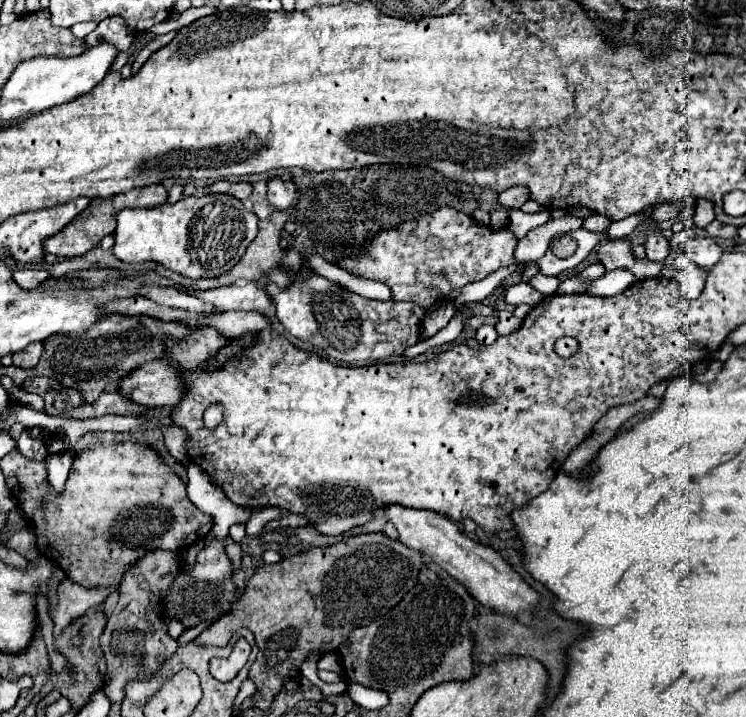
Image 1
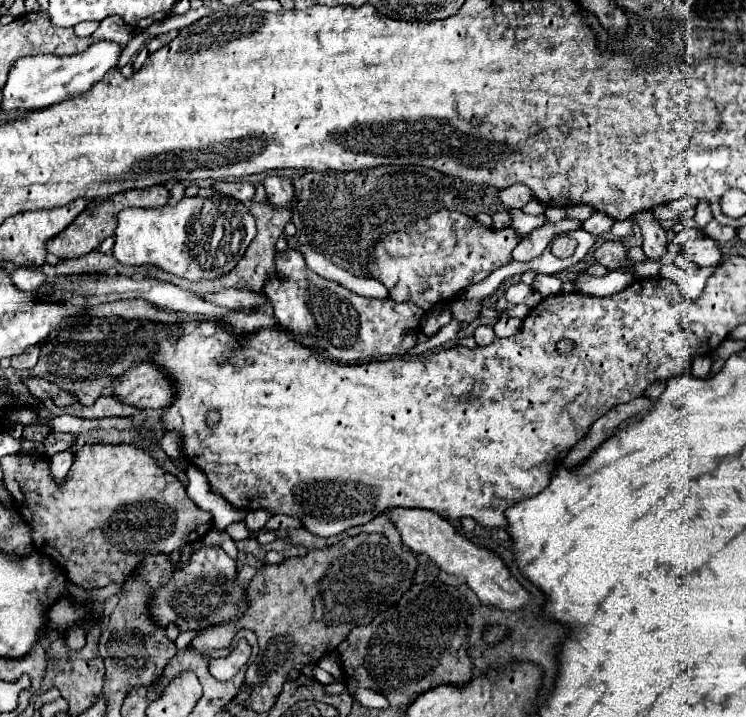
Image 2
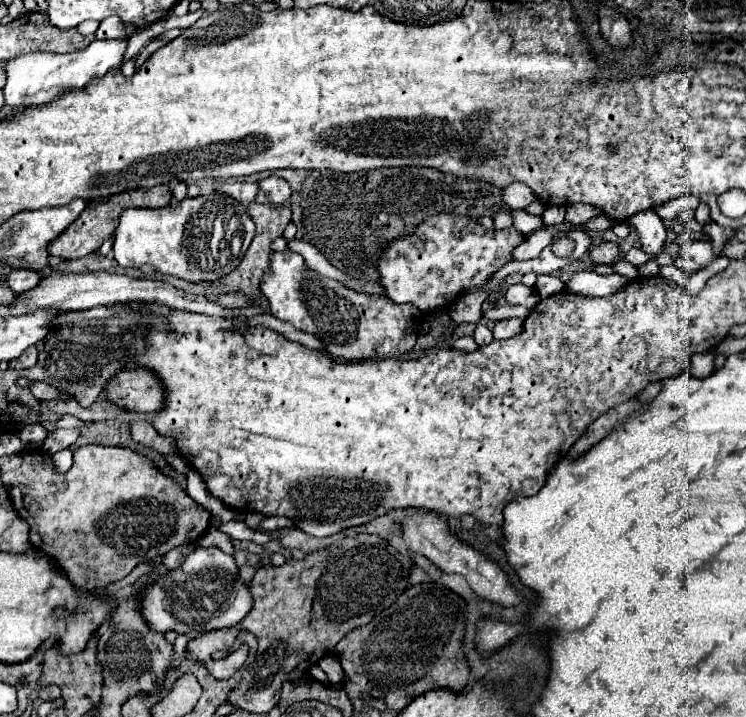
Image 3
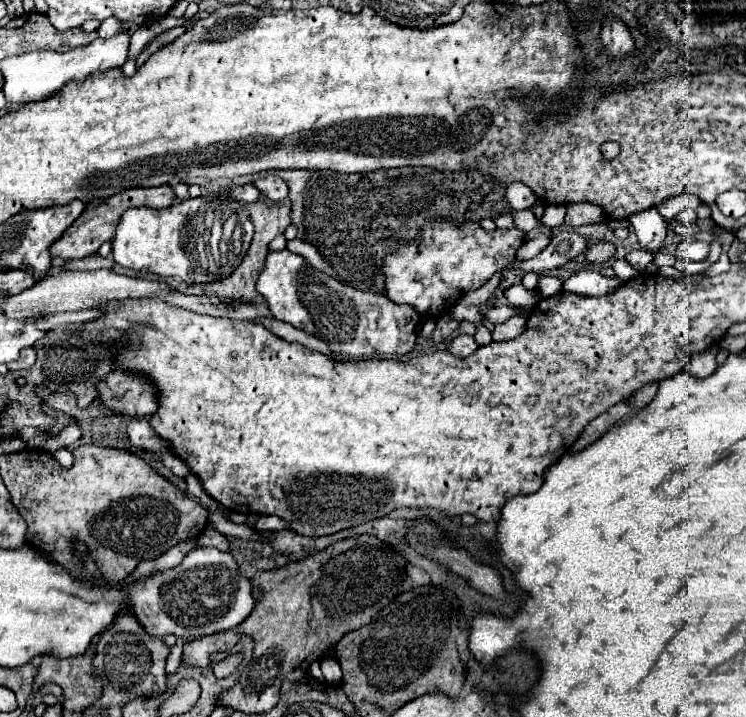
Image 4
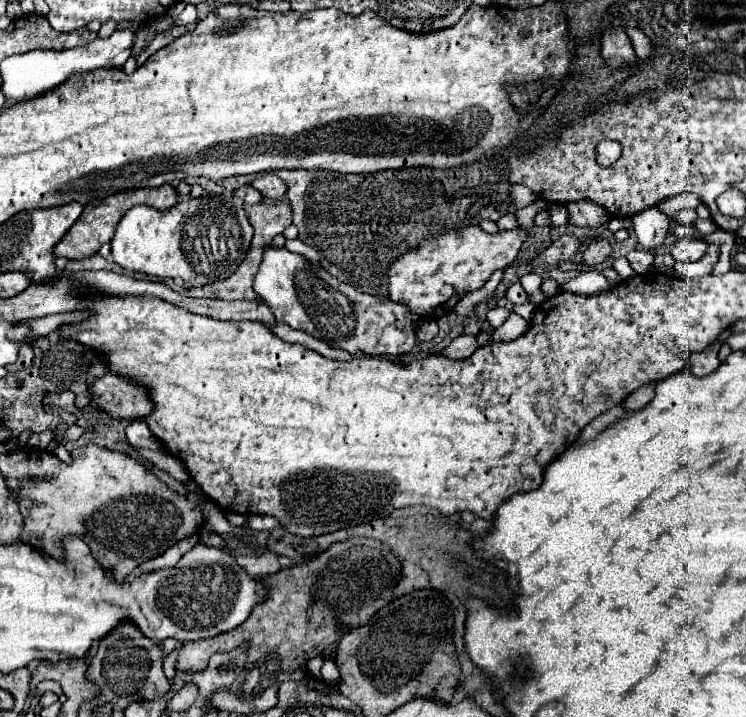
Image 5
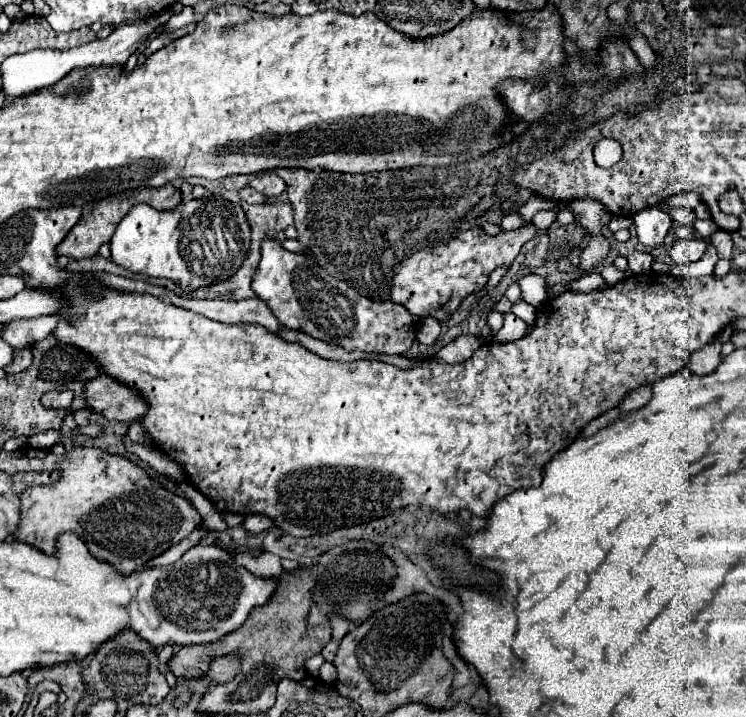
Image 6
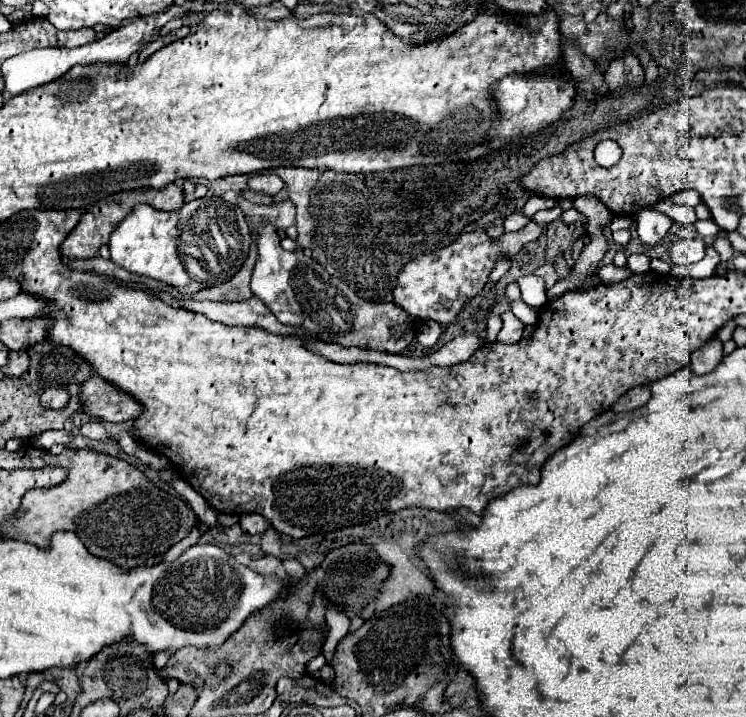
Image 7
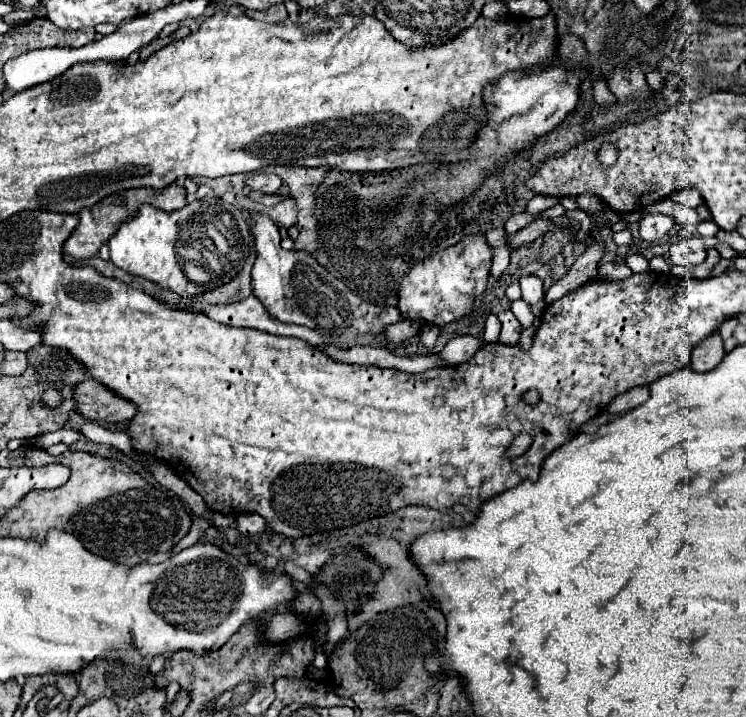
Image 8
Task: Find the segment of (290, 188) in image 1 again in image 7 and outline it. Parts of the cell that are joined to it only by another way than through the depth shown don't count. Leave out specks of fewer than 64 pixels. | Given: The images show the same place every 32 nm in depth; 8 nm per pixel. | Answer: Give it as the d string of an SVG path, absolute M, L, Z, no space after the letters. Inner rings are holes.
M256 174L248 180L248 186L256 192L276 196L284 188L284 182L276 174Z

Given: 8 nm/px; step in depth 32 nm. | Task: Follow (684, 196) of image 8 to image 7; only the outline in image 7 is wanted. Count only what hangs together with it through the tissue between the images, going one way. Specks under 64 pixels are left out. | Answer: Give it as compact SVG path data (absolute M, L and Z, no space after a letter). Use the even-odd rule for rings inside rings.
M684 190L672 195L670 200L676 205L686 205L696 208L700 204L700 194L696 190Z

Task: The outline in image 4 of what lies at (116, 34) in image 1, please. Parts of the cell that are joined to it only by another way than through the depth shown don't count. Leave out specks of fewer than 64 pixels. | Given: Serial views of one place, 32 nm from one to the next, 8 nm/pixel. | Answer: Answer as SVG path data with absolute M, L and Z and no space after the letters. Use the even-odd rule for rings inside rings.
M106 18L102 24L100 24L100 28L98 28L98 36L100 38L112 38L112 36L116 36L118 32L122 32L122 22L118 20L118 18Z

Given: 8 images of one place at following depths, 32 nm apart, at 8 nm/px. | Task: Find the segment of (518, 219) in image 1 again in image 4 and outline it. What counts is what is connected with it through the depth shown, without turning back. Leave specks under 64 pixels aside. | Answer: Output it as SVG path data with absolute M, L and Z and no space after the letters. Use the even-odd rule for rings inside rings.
M516 210L516 212L512 212L512 218L514 218L516 228L522 230L522 232L530 232L530 230L534 230L536 226L540 226L538 218L536 218L530 210Z

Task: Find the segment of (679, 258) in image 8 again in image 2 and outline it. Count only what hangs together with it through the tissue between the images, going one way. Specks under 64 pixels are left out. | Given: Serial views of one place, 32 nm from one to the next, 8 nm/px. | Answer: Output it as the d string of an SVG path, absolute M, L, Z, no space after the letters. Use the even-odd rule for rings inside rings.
M696 238L682 246L682 254L698 266L714 266L722 258L722 250L712 238Z

